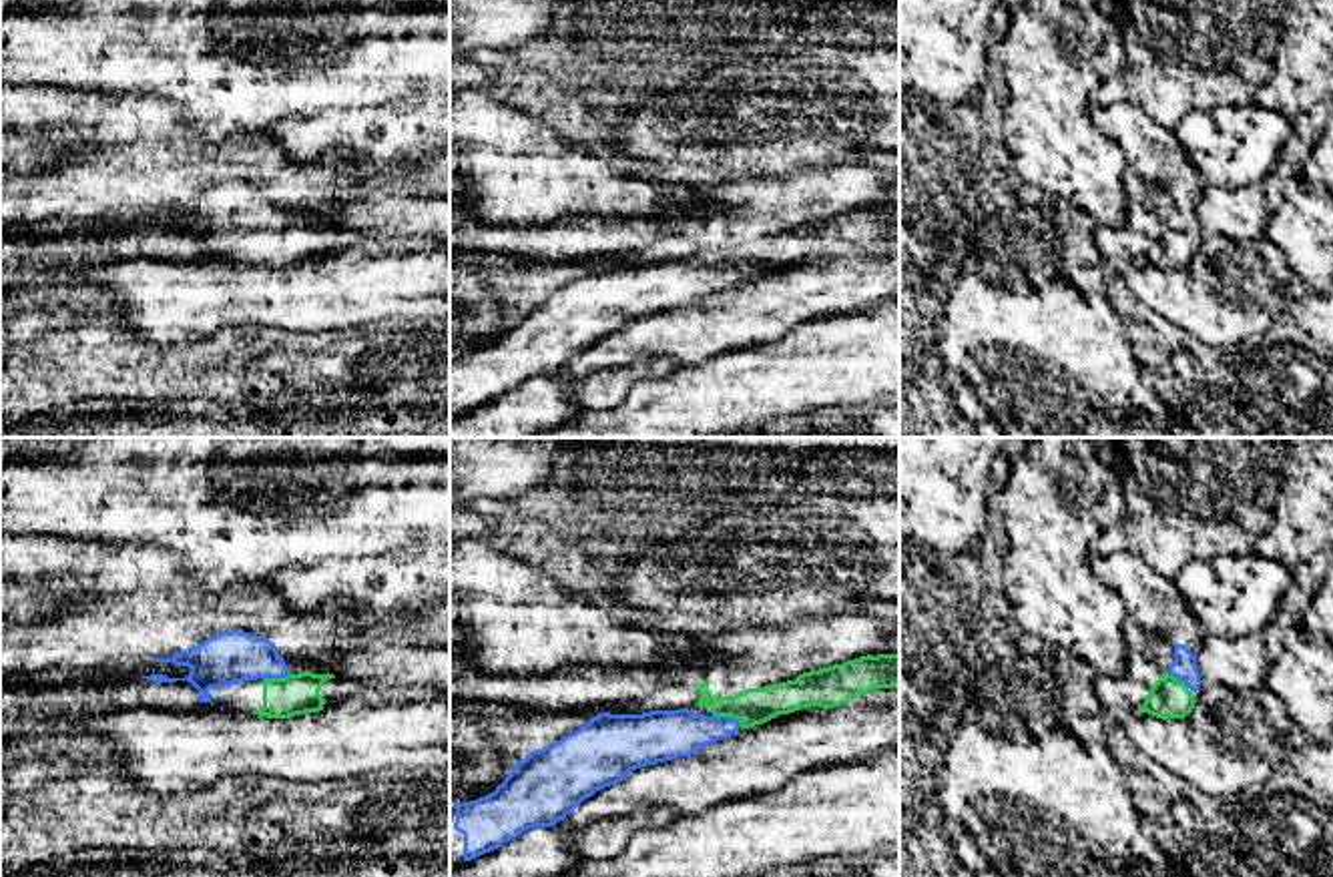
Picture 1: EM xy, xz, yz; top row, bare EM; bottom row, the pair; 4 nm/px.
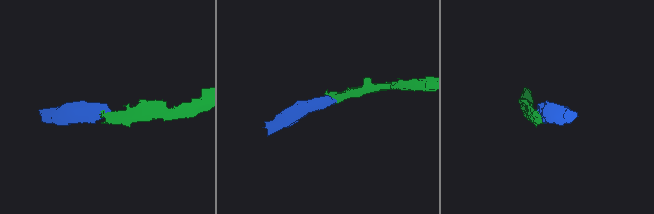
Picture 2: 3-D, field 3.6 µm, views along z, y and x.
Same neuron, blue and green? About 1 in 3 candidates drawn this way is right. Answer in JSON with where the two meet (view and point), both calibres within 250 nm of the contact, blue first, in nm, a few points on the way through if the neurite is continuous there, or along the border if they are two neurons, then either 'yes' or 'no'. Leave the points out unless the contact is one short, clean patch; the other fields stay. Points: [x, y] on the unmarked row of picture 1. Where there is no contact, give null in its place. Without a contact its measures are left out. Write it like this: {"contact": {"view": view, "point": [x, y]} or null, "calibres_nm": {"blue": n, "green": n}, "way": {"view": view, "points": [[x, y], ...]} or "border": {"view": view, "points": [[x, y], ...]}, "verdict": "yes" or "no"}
{"contact": {"view": "xz", "point": [727, 267]}, "calibres_nm": {"blue": 190, "green": 140}, "way": {"view": "xz", "points": [[669, 285], [713, 279], [727, 267], [753, 257]]}, "verdict": "yes"}

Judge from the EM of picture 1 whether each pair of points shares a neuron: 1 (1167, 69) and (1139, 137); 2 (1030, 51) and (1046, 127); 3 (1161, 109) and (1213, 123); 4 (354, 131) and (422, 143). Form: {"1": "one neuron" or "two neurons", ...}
{"1": "two neurons", "2": "one neuron", "3": "two neurons", "4": "one neuron"}

